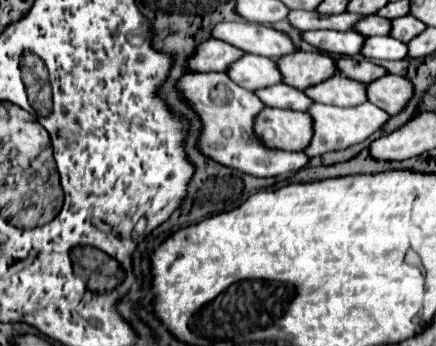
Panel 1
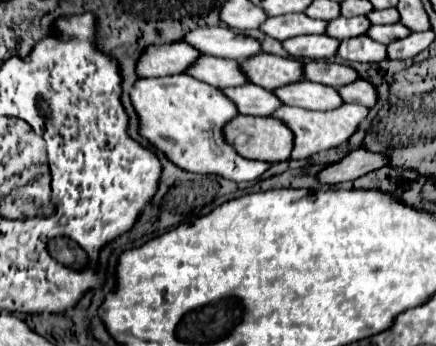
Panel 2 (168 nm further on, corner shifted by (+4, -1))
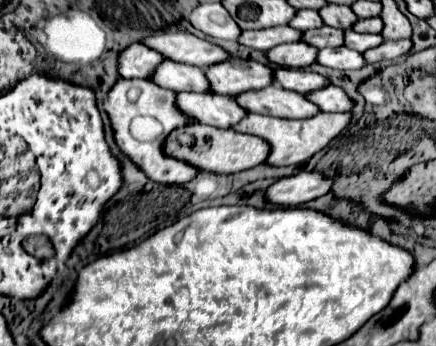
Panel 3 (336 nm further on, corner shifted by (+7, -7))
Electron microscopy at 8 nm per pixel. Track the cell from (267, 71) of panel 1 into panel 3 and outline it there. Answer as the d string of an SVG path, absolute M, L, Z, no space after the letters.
M165 60L163 64L159 64L151 80L175 92L181 92L181 90L207 92L209 90L209 80L205 80L205 70L195 68L191 64L173 62L173 60Z

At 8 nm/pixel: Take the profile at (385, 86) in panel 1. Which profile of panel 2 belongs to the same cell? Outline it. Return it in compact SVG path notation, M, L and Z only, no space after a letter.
M356 80L352 84L346 84L338 88L338 94L342 96L344 102L362 104L366 108L372 108L376 104L376 88L366 80Z

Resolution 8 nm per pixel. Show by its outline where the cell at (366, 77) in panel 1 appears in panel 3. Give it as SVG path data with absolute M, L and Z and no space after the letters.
M275 68L273 78L275 78L275 84L279 84L281 88L293 90L299 94L309 94L309 92L327 88L331 84L329 78L325 78L321 74L297 70L297 68Z

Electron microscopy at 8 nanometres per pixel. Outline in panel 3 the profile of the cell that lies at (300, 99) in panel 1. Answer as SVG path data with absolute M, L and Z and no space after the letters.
M179 92L177 106L201 124L231 128L249 112L237 104L235 96L217 96L213 92Z

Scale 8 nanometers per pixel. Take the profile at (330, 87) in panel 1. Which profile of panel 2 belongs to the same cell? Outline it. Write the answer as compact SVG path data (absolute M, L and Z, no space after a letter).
M308 80L280 86L274 90L274 96L286 106L298 106L306 110L334 110L342 104L342 98L334 88L320 86Z

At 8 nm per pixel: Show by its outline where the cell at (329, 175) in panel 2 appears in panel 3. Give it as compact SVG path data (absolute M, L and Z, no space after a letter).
M301 170L291 178L277 180L267 190L267 200L281 206L299 206L319 196L325 196L327 192L331 192L331 188L333 180L329 180L329 176L323 176L323 172Z

